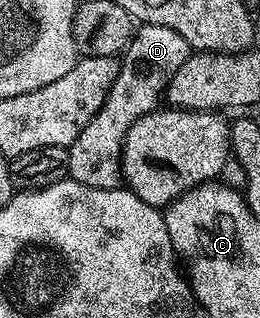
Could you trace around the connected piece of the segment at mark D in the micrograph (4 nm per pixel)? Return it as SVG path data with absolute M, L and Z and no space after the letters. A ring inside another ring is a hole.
M140 24L133 31L132 40L122 53L120 73L118 78L114 78L110 94L106 94L102 110L86 122L86 130L82 130L82 134L78 134L78 138L74 138L74 142L67 147L68 179L95 188L121 187L120 155L130 126L134 126L138 118L157 111L170 78L178 74L178 66L182 66L189 55L186 38L182 38L182 34L174 34L170 26Z

